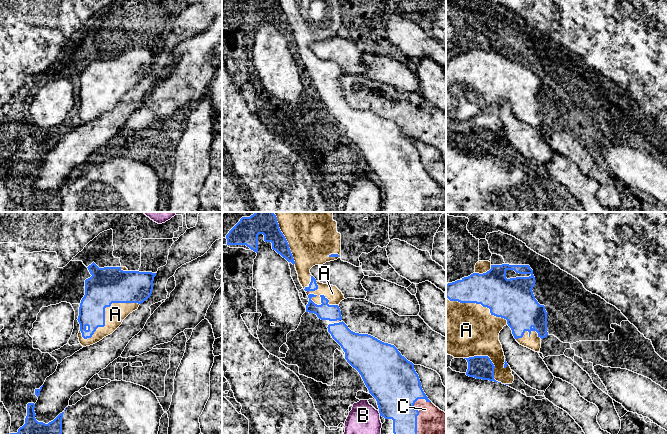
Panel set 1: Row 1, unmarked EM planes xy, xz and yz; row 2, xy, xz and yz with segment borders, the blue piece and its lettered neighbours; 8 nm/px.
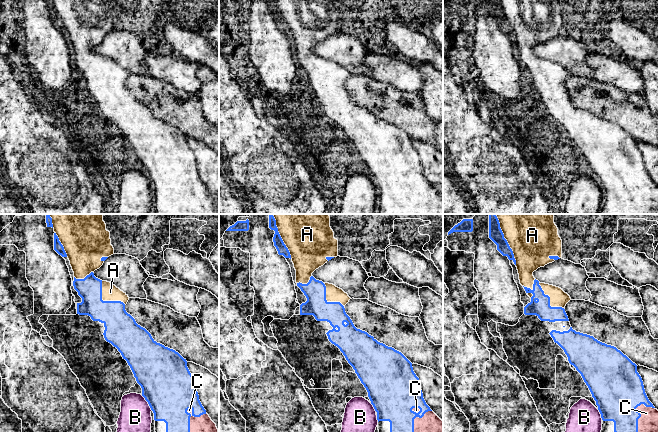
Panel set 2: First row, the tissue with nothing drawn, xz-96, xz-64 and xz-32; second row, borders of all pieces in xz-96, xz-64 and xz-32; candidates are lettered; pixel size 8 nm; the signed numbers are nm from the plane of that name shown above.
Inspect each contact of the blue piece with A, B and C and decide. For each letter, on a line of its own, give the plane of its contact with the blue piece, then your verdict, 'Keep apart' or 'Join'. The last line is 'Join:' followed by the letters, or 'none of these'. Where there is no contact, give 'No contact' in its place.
A: Touches blue in xz. Join
B: Touches blue in xz. Keep apart
C: Touches blue in xz. Join
Join: A, C

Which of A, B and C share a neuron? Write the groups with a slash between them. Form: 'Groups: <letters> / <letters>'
Groups: A C / B

